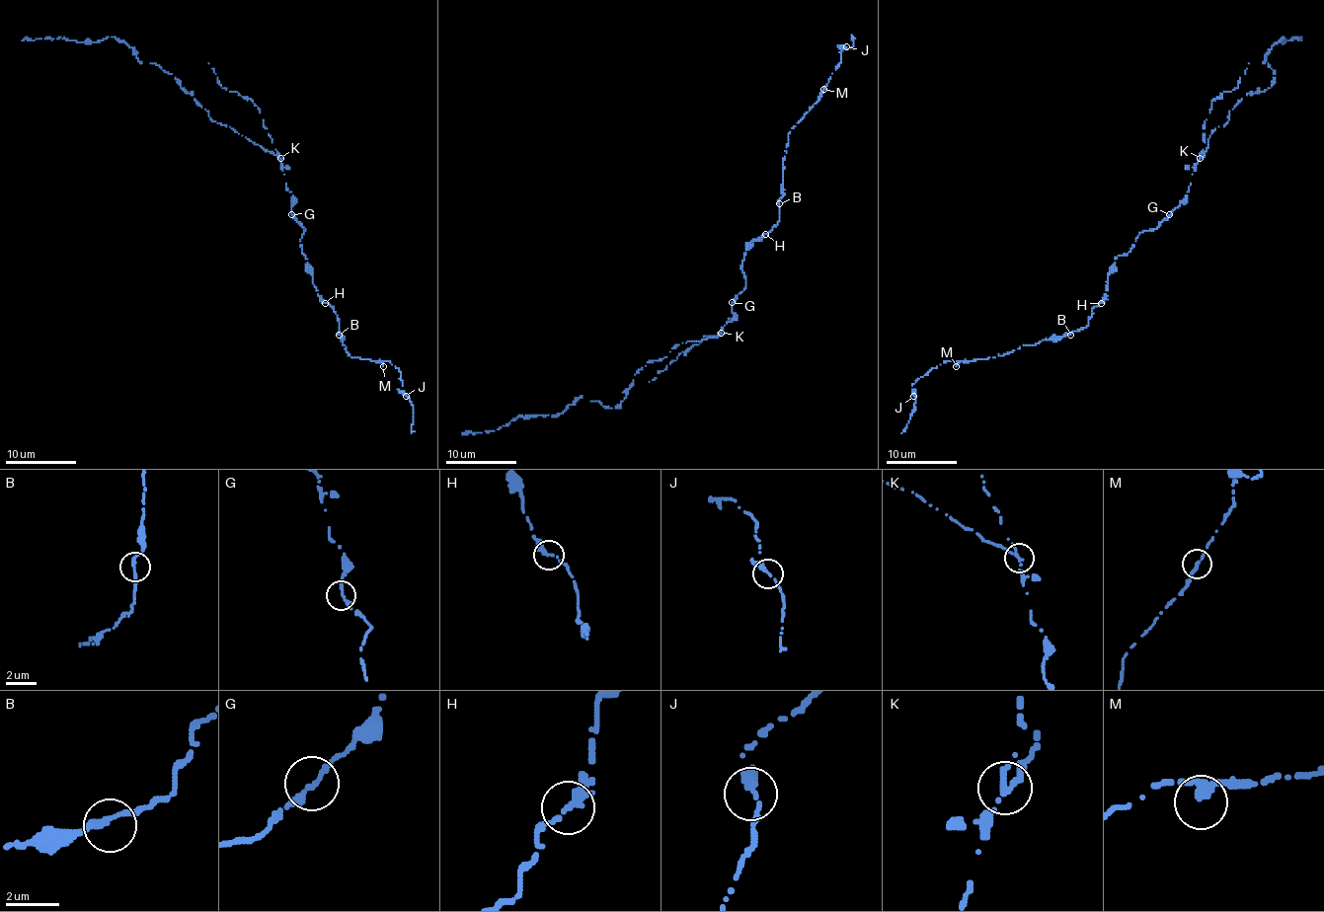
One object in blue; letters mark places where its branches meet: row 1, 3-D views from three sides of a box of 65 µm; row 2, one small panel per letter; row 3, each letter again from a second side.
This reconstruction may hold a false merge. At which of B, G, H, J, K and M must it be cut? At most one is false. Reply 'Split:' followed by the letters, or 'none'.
Split: K

